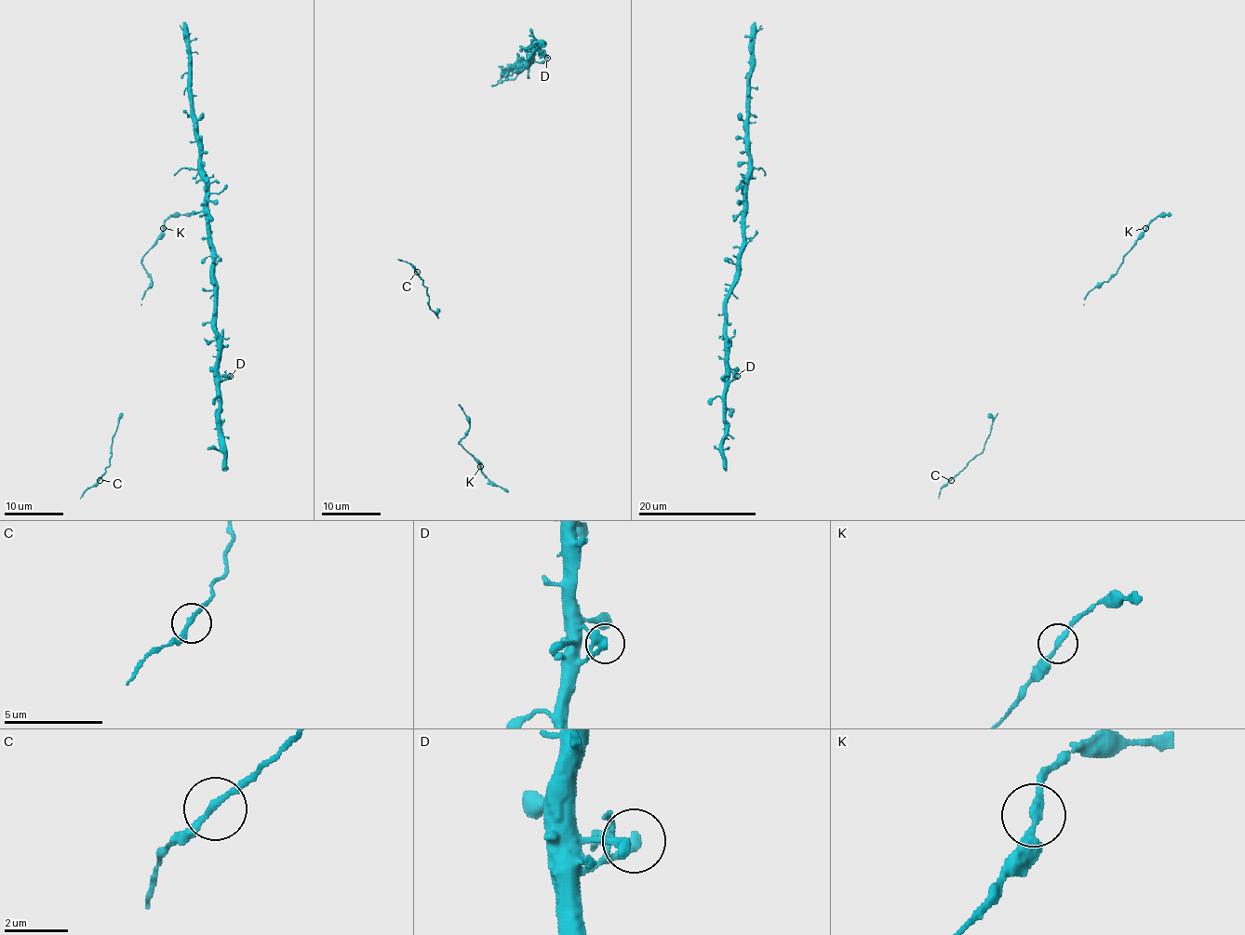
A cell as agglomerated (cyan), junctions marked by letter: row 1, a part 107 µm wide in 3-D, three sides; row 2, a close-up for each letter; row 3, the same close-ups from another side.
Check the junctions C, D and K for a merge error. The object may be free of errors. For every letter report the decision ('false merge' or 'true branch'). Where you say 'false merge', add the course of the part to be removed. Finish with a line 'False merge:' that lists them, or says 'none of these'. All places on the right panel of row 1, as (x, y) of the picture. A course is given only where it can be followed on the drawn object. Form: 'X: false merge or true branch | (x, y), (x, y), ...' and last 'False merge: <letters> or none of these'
C: true branch
D: true branch
K: true branch
False merge: none of these

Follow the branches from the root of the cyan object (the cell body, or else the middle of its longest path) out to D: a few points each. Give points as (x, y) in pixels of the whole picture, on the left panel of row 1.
D: (212, 277), (216, 302), (218, 378), (225, 380), (230, 376)

